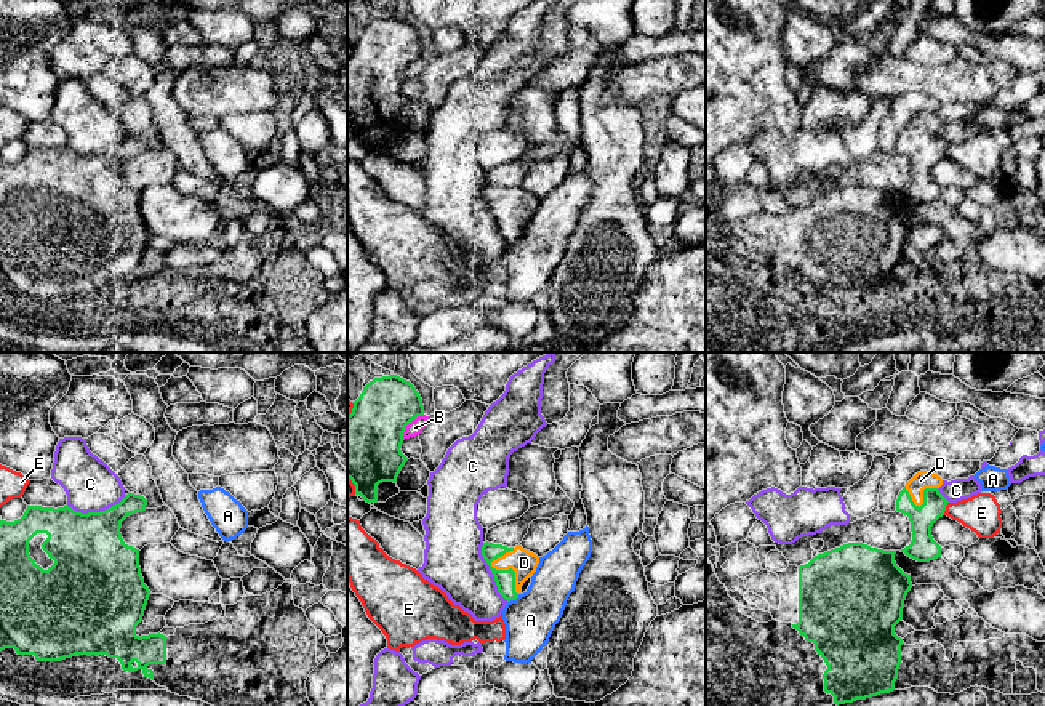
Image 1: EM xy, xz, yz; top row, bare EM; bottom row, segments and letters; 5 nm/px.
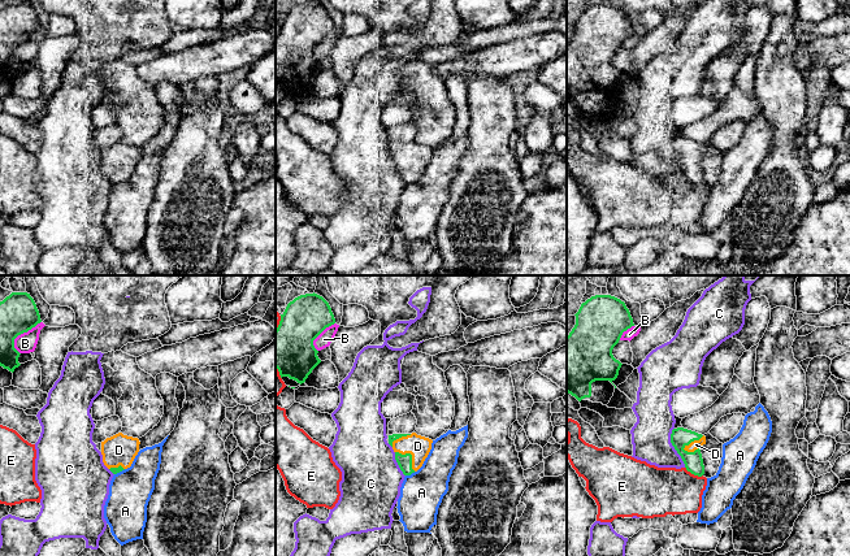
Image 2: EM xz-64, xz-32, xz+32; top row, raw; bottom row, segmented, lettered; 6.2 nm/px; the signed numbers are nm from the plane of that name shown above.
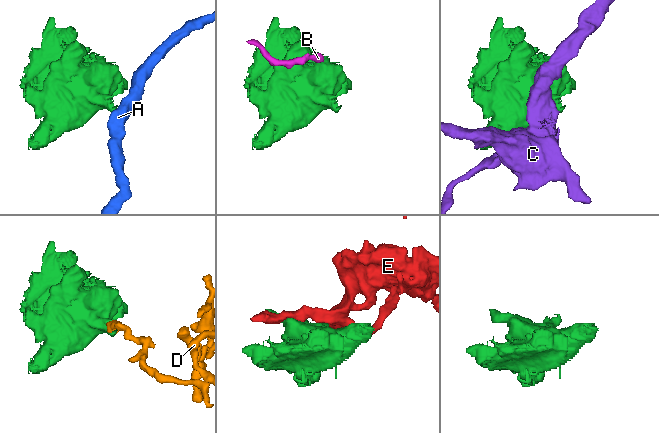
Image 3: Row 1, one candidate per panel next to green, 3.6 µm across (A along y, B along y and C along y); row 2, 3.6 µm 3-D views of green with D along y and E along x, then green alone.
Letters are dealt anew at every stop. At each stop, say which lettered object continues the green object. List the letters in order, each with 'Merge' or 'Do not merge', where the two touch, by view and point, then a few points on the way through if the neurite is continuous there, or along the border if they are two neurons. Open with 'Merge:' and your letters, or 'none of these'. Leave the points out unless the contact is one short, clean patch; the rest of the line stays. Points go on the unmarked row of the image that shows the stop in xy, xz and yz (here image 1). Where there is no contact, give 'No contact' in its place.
Merge: none of these
A: Do not merge. Touches green at xz (512, 240). Boundary: xz (519, 236), (508, 244)
B: Do not merge. Touches green at xz (408, 64). Boundary: xz (423, 55), (407, 68), (404, 80)
C: Do not merge. Touches green at xy (96, 154)
D: Do not merge. Touches green at xz (503, 212)
E: Do not merge. Touches green at yz (944, 149)

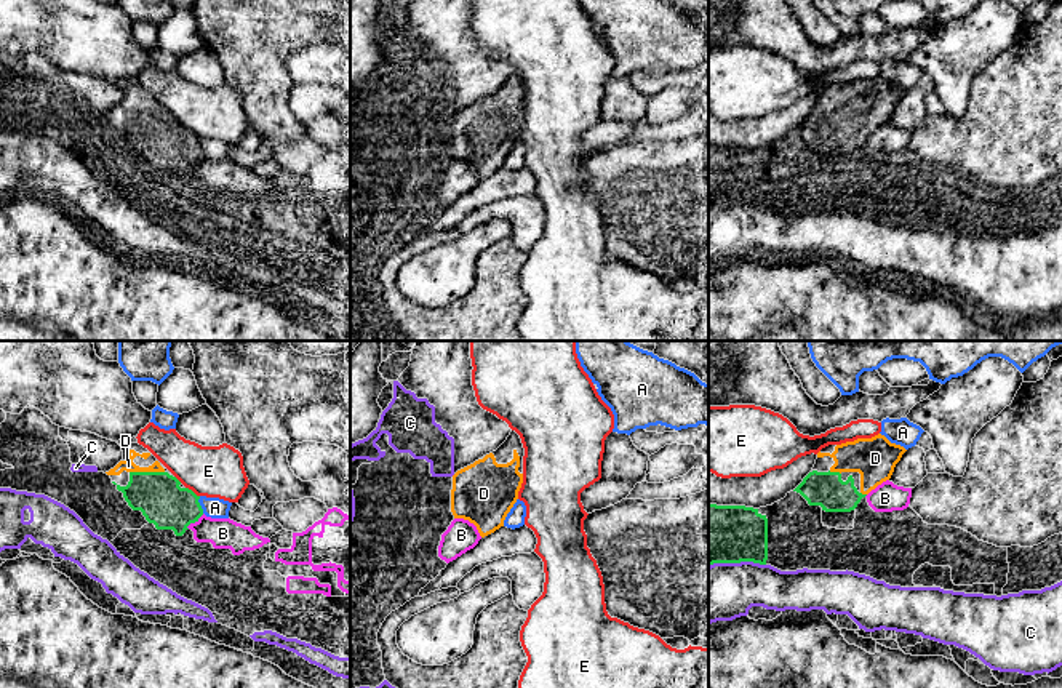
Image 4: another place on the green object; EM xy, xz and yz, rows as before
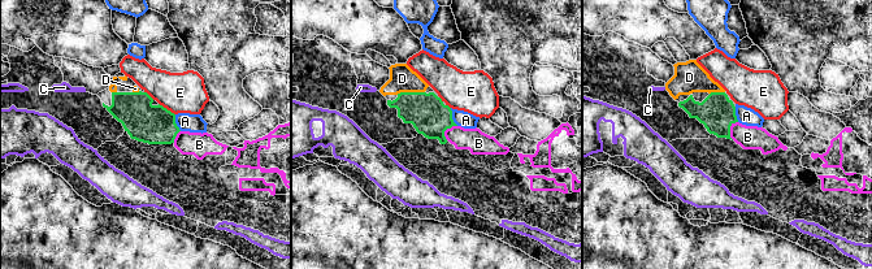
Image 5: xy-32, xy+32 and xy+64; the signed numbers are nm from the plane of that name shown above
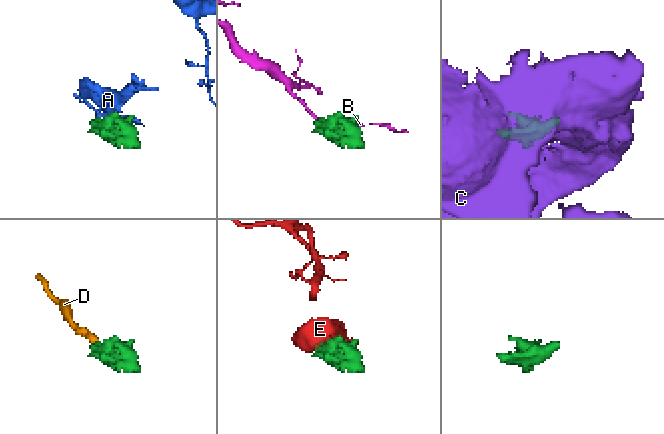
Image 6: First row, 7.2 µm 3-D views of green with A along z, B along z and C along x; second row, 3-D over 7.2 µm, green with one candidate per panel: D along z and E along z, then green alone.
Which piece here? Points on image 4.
Merge: D
A: Do not merge. Touches green at xy (199, 146)
B: Do not merge. Touches green at xy (194, 164)
C: Do not merge. Touches green at yz (736, 204)
D: Merge. Touches green at xy (147, 114). Path across: xy (157, 136), (147, 127), (147, 114), (136, 114), (128, 108)
E: Do not merge. Touches green at xy (191, 132)

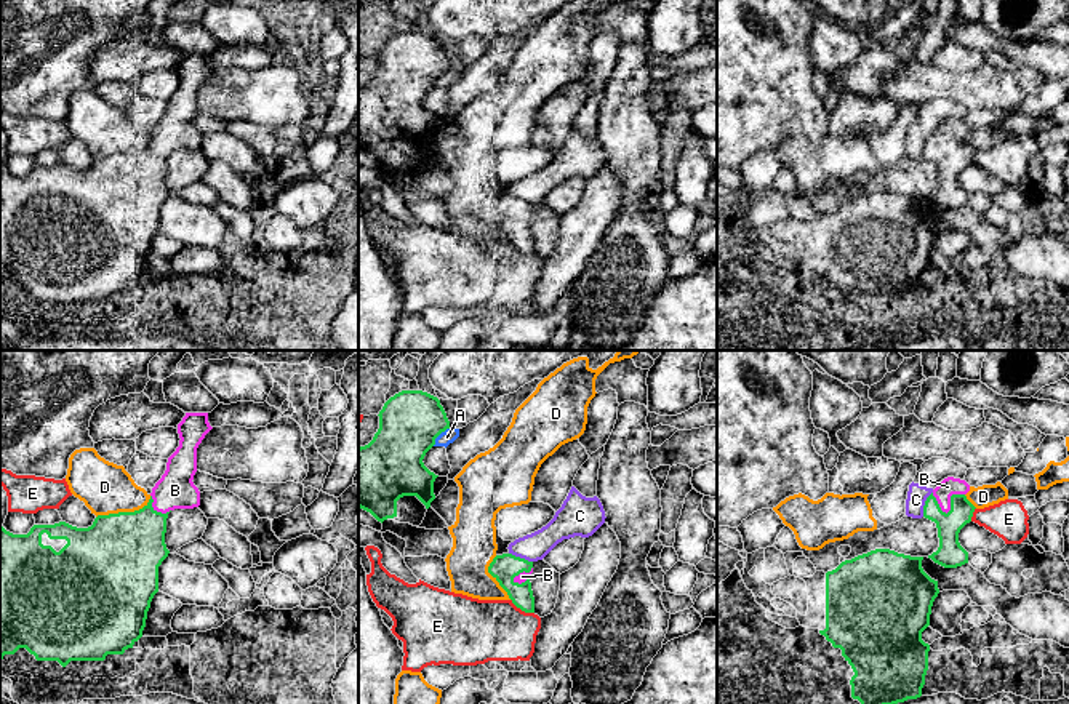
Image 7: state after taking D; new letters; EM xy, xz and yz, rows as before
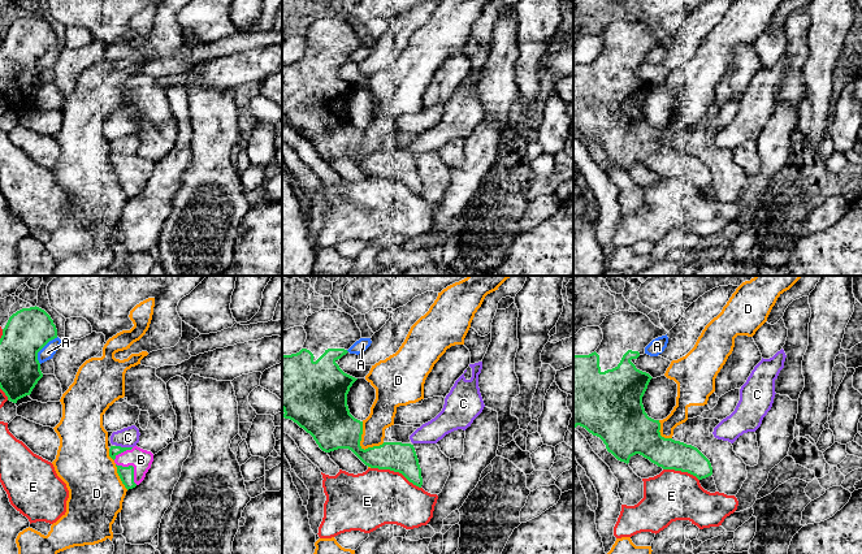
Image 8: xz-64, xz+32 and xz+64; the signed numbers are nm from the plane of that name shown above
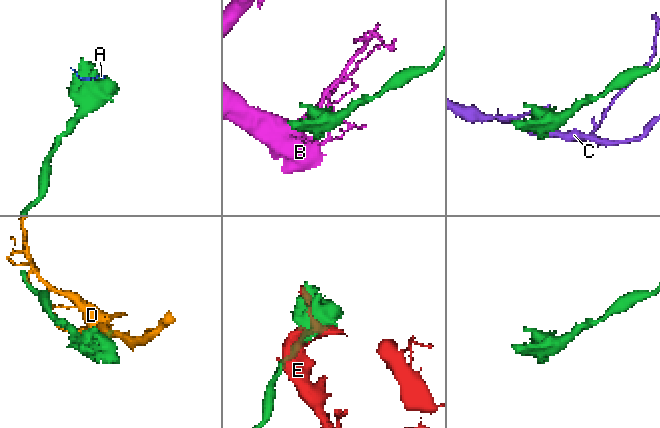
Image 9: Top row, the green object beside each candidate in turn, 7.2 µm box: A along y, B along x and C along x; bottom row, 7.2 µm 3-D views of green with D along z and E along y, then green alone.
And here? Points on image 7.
Merge: none of these
A: Do not merge. Touches green at xz (439, 76). Boundary: xz (448, 69), (432, 87)
B: Do not merge. Touches green at yz (951, 149)
C: Do not merge. Touches green at yz (925, 146)
D: Do not merge. Touches green at xy (124, 154)
E: Do not merge. Touches green at xz (522, 252)

